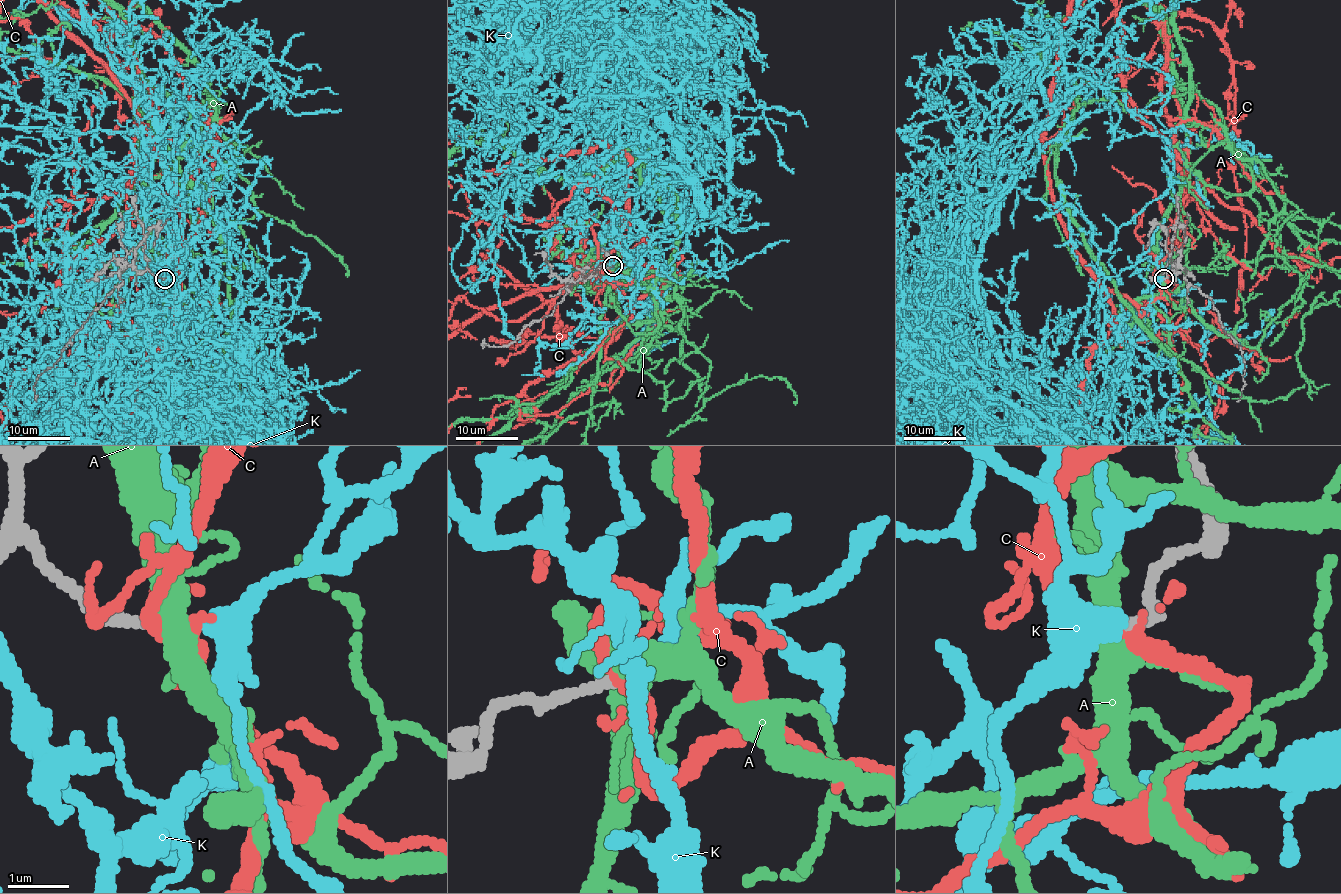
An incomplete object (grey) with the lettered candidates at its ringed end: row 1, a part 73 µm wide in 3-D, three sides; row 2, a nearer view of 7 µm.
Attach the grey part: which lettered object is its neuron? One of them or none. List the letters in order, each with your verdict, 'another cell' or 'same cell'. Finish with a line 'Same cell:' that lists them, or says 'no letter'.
A: another cell
C: another cell
K: same cell
Same cell: K

